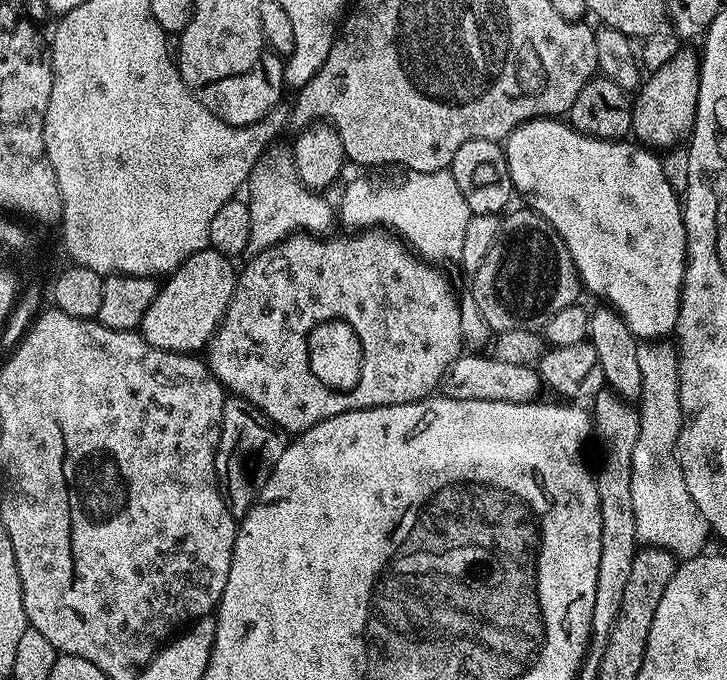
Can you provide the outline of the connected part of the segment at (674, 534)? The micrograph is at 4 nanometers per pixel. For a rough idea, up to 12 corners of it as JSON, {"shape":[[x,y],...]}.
{"shape":[[637,343],[636,538],[681,561],[710,526],[680,465],[678,352]]}

